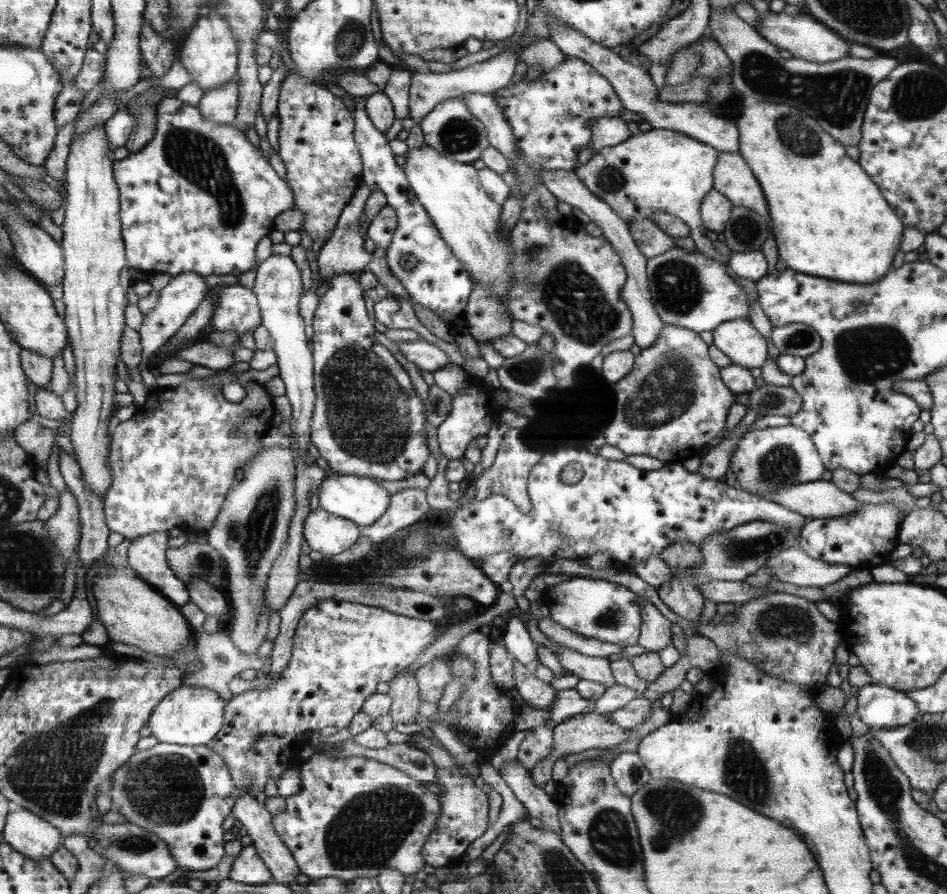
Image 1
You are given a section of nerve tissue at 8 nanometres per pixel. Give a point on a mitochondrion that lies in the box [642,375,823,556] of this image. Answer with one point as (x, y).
(781, 464)

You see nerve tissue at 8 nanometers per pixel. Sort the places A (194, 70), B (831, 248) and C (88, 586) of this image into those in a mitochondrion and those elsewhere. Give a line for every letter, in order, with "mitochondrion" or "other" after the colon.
A: other
B: other
C: other

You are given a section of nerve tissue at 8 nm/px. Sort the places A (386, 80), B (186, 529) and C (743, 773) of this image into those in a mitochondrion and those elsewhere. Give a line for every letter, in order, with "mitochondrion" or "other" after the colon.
A: other
B: other
C: mitochondrion

